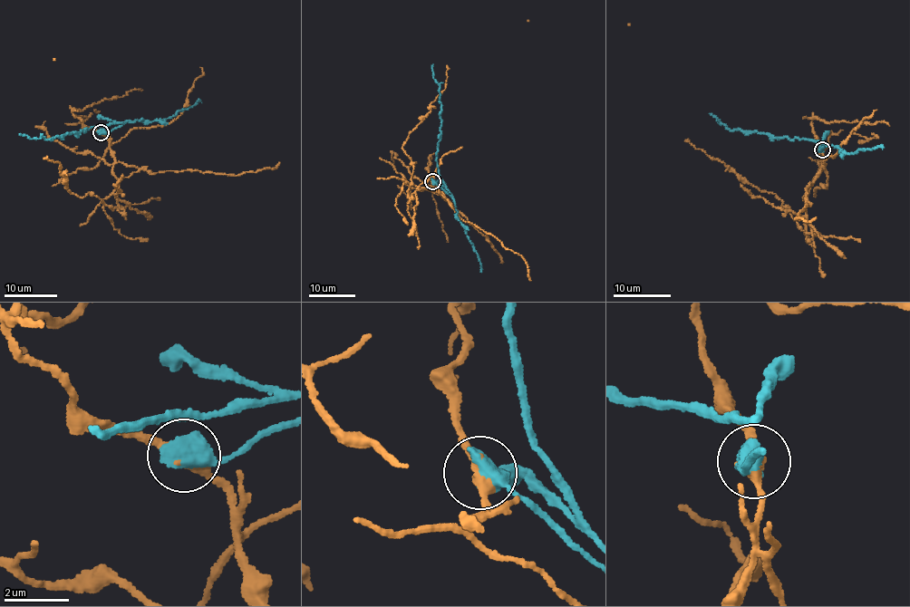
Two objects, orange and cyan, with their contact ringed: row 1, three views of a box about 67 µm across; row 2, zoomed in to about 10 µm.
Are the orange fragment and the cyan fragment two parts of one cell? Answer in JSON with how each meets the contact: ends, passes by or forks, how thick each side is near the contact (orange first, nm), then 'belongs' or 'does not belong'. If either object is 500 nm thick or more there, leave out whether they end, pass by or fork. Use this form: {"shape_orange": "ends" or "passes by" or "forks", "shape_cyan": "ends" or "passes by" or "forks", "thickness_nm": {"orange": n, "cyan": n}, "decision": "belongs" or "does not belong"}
{"thickness_nm": {"orange": 360, "cyan": 700}, "decision": "does not belong"}

